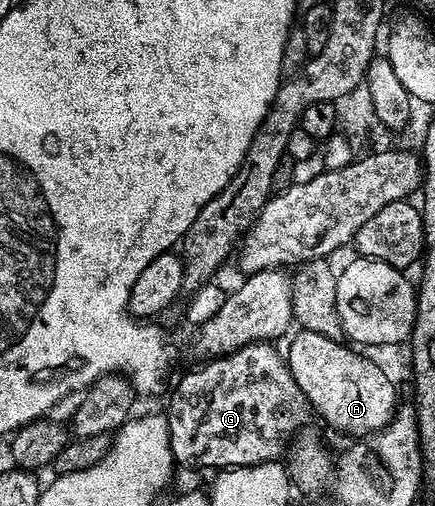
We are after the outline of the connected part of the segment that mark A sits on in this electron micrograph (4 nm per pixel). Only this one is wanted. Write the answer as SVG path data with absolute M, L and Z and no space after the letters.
M299 329L297 333L290 347L284 350L284 357L300 392L304 392L317 417L319 414L342 434L374 436L385 431L396 409L394 386L389 376L372 359L357 354L362 352L349 345L328 340L328 336L320 336L320 332Z

